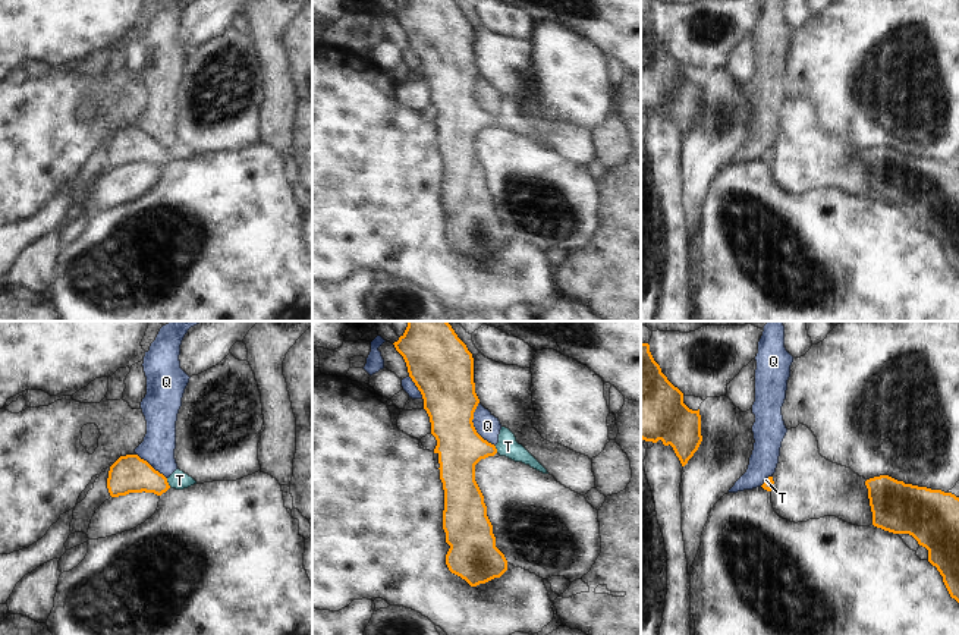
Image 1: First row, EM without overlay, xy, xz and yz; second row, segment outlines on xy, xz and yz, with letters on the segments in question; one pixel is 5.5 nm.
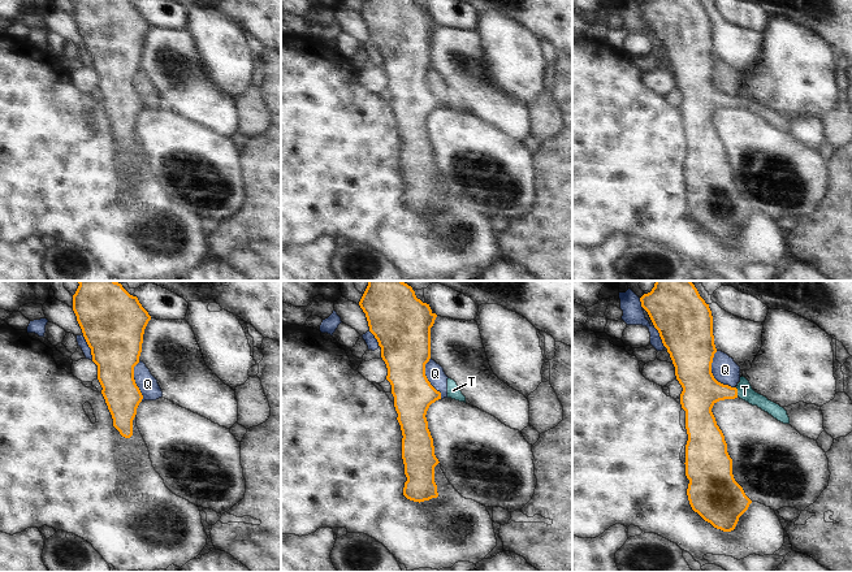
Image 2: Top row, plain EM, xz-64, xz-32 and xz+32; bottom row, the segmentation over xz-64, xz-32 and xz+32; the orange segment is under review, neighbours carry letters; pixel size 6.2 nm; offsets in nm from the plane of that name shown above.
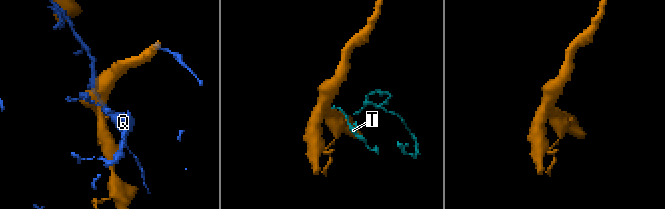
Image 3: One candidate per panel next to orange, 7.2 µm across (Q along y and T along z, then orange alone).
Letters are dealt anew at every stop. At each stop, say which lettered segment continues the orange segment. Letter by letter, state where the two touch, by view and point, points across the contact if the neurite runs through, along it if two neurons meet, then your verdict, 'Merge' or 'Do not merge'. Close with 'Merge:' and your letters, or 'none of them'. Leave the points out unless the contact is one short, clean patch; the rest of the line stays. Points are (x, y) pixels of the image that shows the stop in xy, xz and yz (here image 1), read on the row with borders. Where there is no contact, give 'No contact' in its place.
Q: Touches orange at xz (472, 426). Do not merge
T: Touches orange at xy (167, 483). Path across: xy (129, 474), (156, 483), (167, 483), (179, 480). Merge
Merge: T

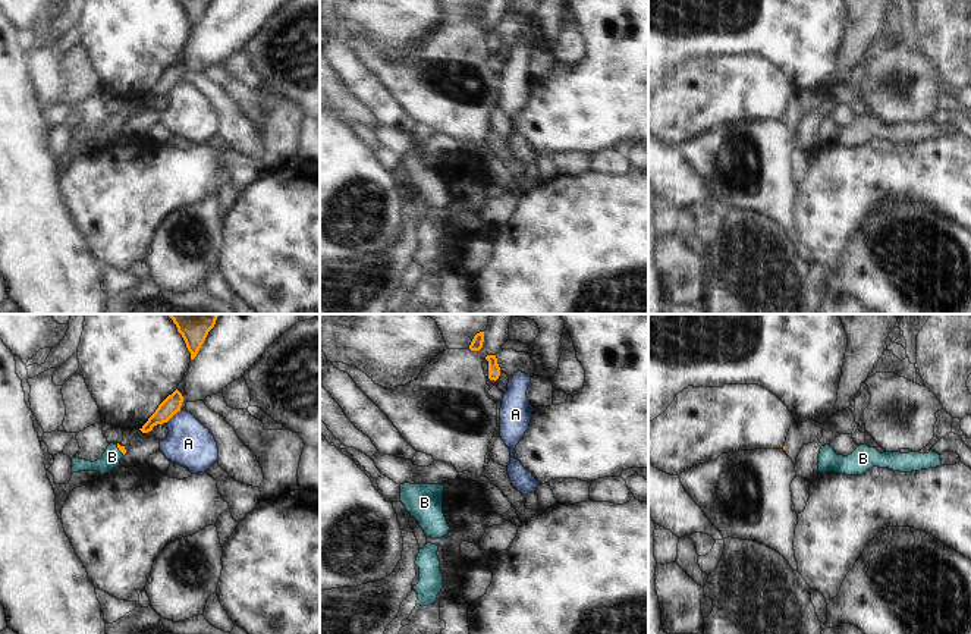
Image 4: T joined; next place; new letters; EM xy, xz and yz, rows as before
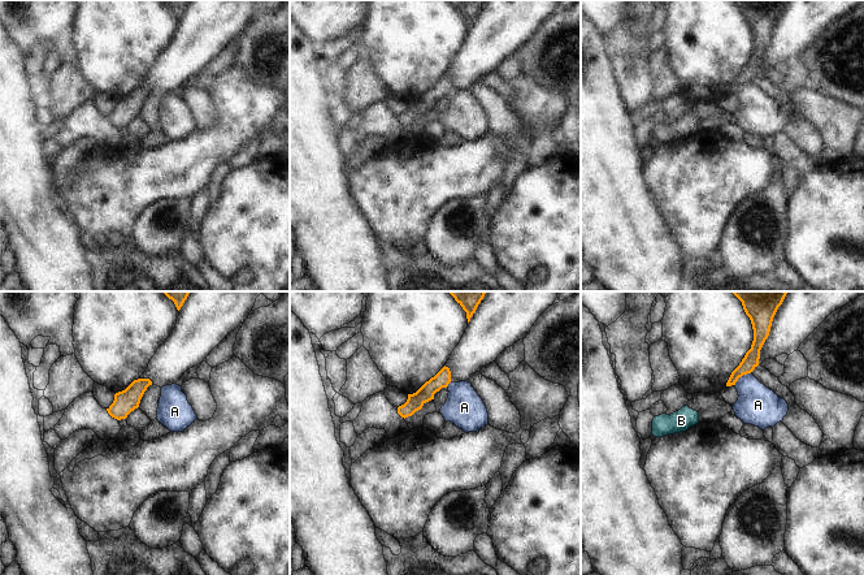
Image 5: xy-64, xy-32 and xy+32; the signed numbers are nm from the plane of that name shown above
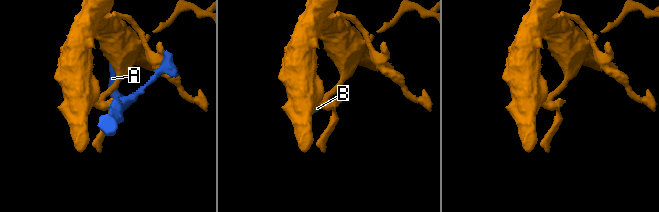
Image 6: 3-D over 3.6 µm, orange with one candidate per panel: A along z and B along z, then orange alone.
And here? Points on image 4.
A: Touches orange at xy (173, 414). Do not merge
B: Touches orange at xy (119, 449). Path across: xy (122, 449), (119, 449), (112, 457). Merge
Merge: B

